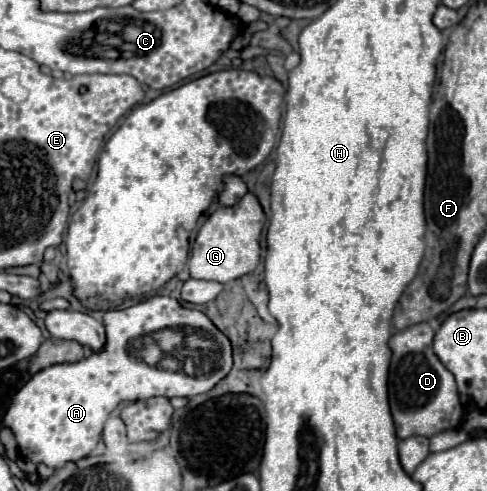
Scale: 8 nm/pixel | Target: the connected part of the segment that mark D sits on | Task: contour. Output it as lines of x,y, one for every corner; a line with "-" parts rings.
418,323
394,333
388,341
388,347
392,351
388,393
398,439
406,439
412,435
432,437
440,431
458,429
462,425
464,415
454,375
434,355
432,339
434,329
428,323

